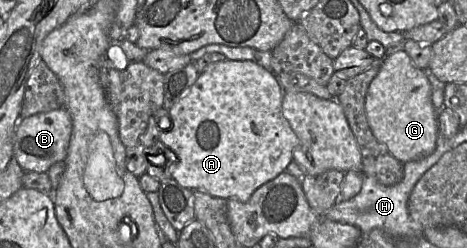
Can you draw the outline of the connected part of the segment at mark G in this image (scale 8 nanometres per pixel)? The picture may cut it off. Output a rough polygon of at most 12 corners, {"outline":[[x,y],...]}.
{"outline":[[403,49],[368,87],[373,135],[402,163],[434,152],[427,71]]}

